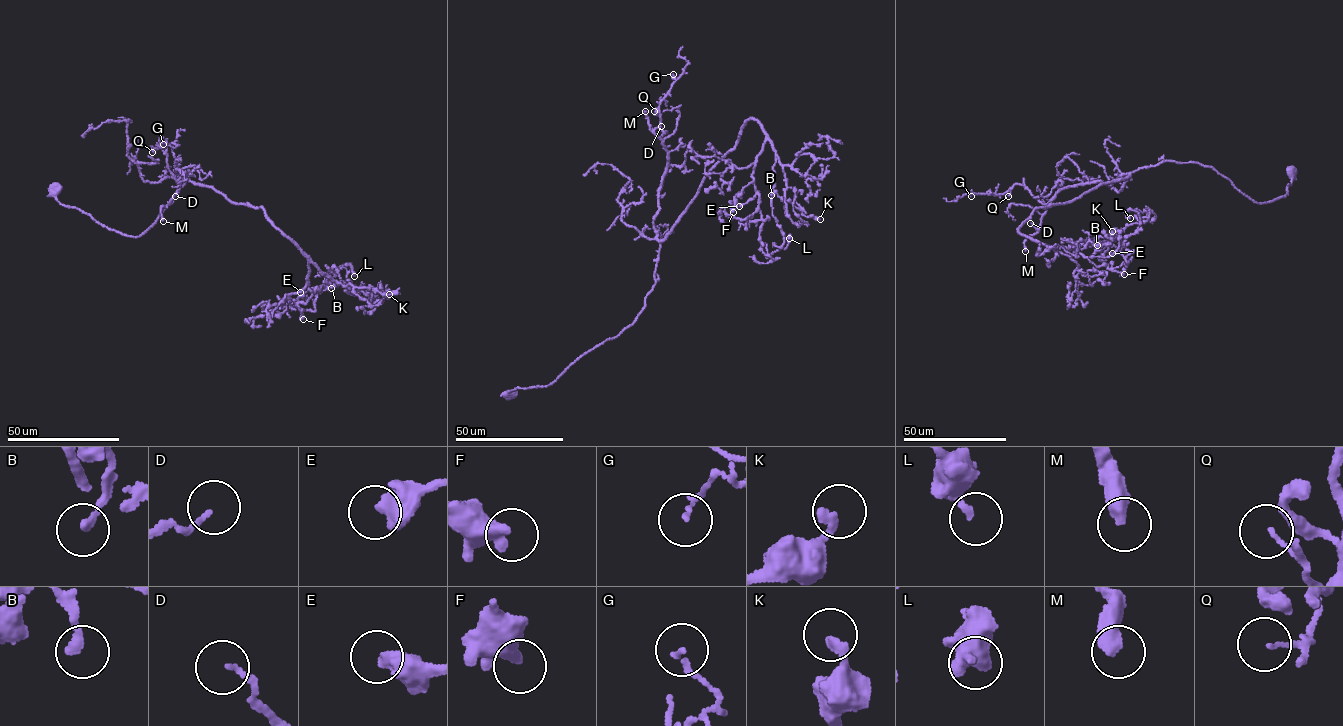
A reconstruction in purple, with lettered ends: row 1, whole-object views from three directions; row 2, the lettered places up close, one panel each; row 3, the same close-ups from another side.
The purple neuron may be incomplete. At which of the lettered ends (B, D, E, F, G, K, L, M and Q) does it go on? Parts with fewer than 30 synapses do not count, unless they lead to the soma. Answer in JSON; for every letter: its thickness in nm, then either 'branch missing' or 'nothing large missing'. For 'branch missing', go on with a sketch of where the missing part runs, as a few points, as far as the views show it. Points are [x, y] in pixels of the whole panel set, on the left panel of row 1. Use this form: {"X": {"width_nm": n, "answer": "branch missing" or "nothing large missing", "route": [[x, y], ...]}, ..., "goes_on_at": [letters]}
{"B": {"width_nm": 240, "answer": "nothing large missing"}, "D": {"width_nm": 130, "answer": "nothing large missing"}, "E": {"width_nm": 550, "answer": "nothing large missing"}, "F": {"width_nm": 280, "answer": "nothing large missing"}, "G": {"width_nm": 150, "answer": "nothing large missing"}, "K": {"width_nm": 260, "answer": "nothing large missing"}, "L": {"width_nm": 240, "answer": "nothing large missing"}, "M": {"width_nm": 480, "answer": "branch missing", "route": [[163, 221], [164, 244], [152, 259], [154, 267], [152, 271]]}, "Q": {"width_nm": 100, "answer": "nothing large missing"}, "goes_on_at": ["M"]}

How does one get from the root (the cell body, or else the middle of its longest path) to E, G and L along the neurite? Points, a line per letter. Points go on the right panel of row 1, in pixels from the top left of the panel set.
E: (1290, 172), (1285, 195), (1260, 203), (1212, 167), (1164, 160), (1038, 207), (1018, 231), (1070, 256), (1112, 253)
G: (1290, 172), (1285, 195), (1260, 203), (1212, 167), (1168, 160), (1068, 186), (1046, 205), (1020, 184), (971, 196)
L: (1290, 172), (1285, 195), (1260, 203), (1212, 167), (1164, 160), (1038, 207), (1018, 231), (1072, 249), (1130, 218)

